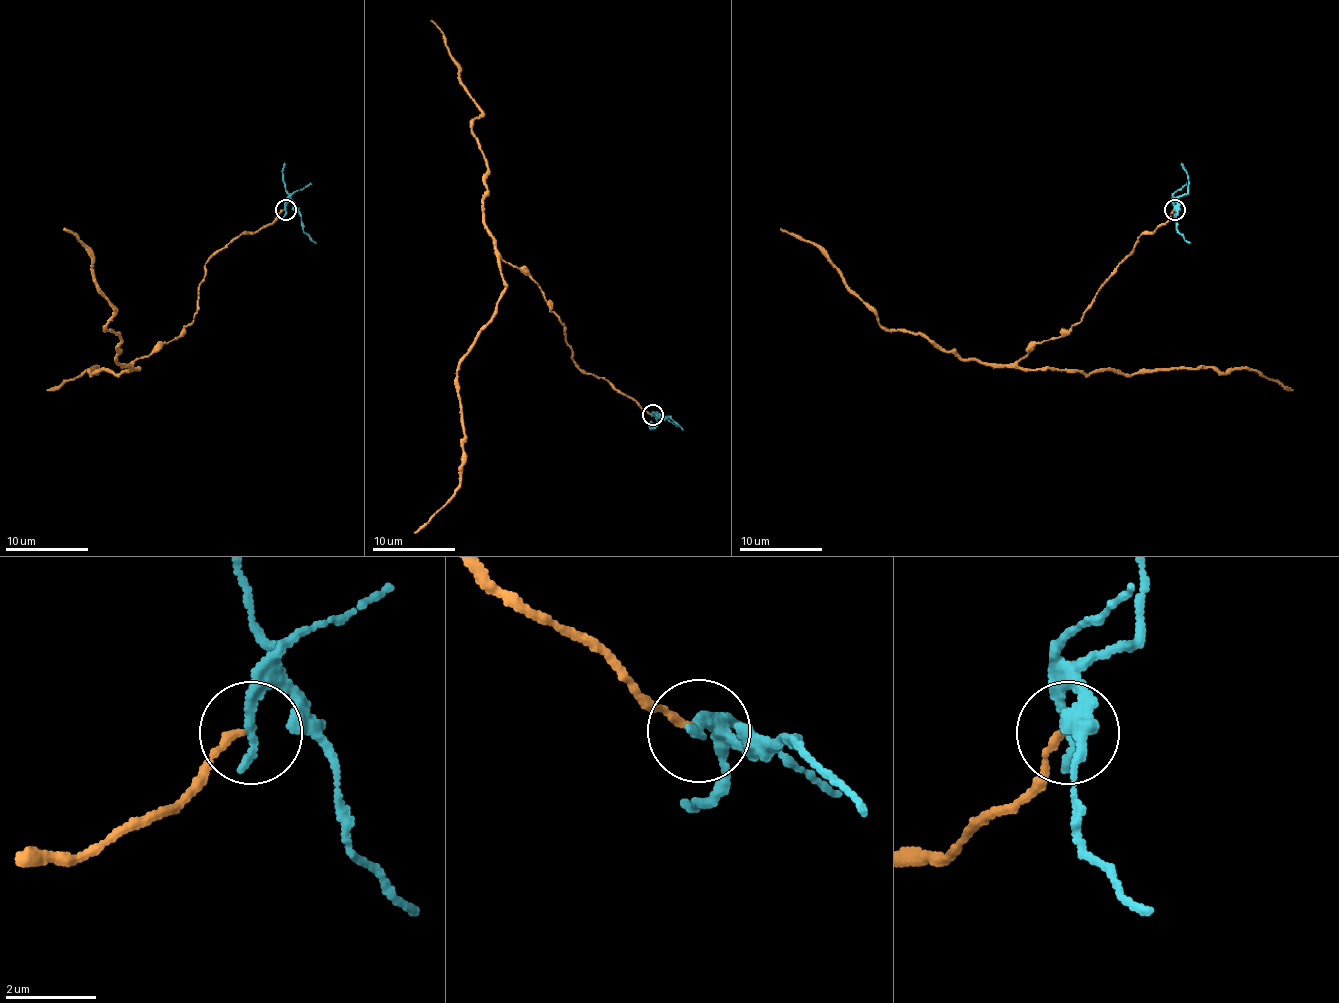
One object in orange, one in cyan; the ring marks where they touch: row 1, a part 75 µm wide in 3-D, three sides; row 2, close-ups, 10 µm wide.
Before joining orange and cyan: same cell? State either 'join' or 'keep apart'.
keep apart

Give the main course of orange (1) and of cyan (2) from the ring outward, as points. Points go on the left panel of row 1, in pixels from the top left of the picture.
1: (285, 210), (208, 260), (193, 321), (133, 365), (137, 369), (93, 375), (97, 367), (85, 369), (47, 390)
2: (285, 210), (291, 202), (301, 219), (301, 229), (316, 244)

